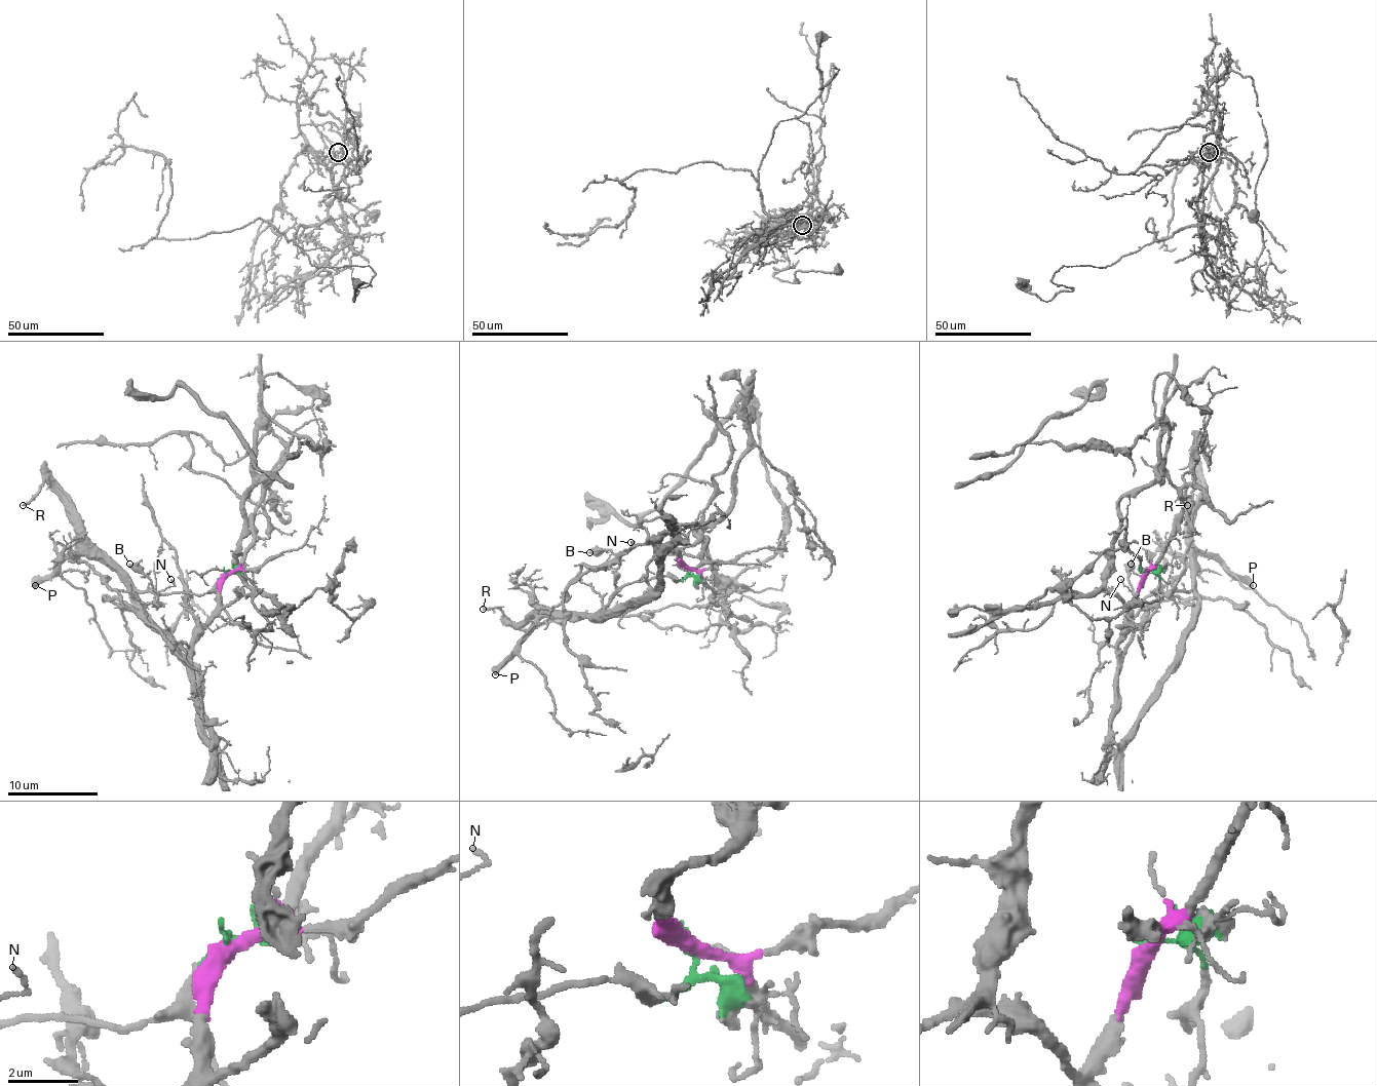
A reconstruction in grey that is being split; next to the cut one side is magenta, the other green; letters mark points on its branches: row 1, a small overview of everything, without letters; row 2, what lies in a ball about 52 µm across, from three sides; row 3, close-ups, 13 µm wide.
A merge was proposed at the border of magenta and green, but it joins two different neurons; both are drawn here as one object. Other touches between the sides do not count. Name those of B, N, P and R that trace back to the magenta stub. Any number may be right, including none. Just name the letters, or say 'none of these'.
none of these

